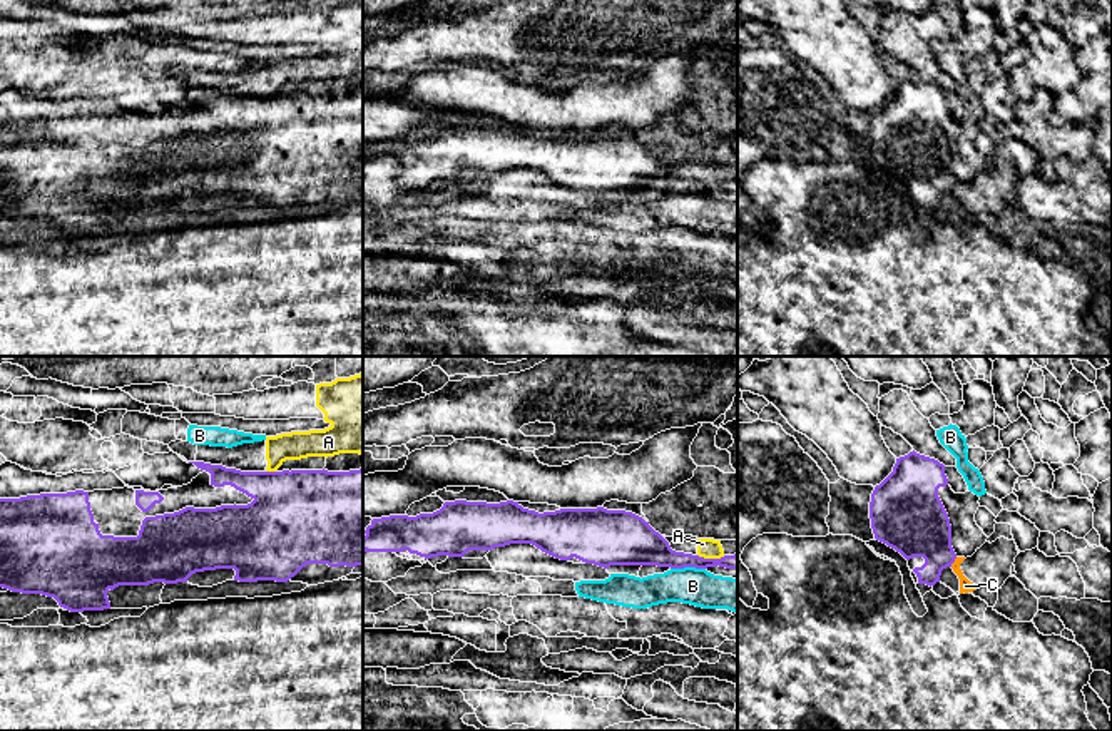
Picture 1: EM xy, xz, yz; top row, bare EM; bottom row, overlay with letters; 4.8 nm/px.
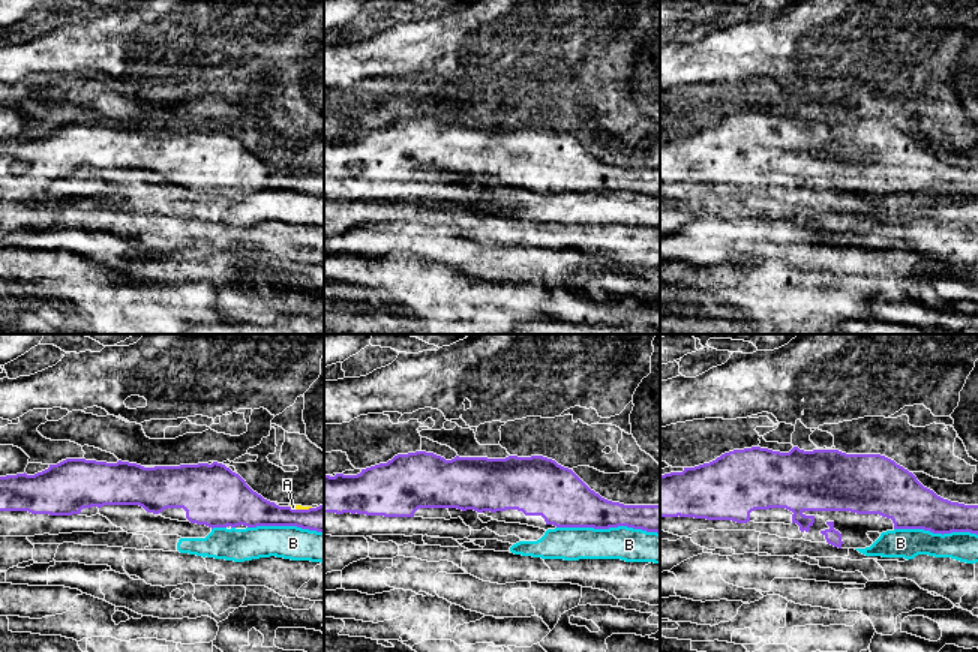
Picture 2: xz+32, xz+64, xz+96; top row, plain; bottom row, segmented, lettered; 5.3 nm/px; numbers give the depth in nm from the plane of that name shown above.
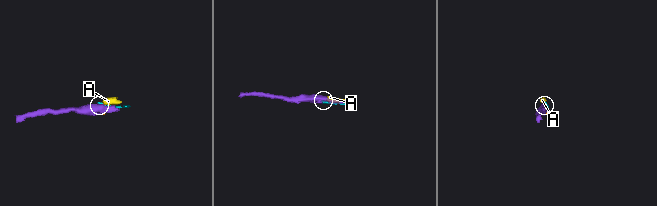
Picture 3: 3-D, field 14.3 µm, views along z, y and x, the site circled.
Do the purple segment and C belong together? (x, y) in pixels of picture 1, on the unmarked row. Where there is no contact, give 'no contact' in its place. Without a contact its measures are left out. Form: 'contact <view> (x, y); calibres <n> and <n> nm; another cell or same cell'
contact yz (953, 186); calibres 300 and 60 nm; another cell

